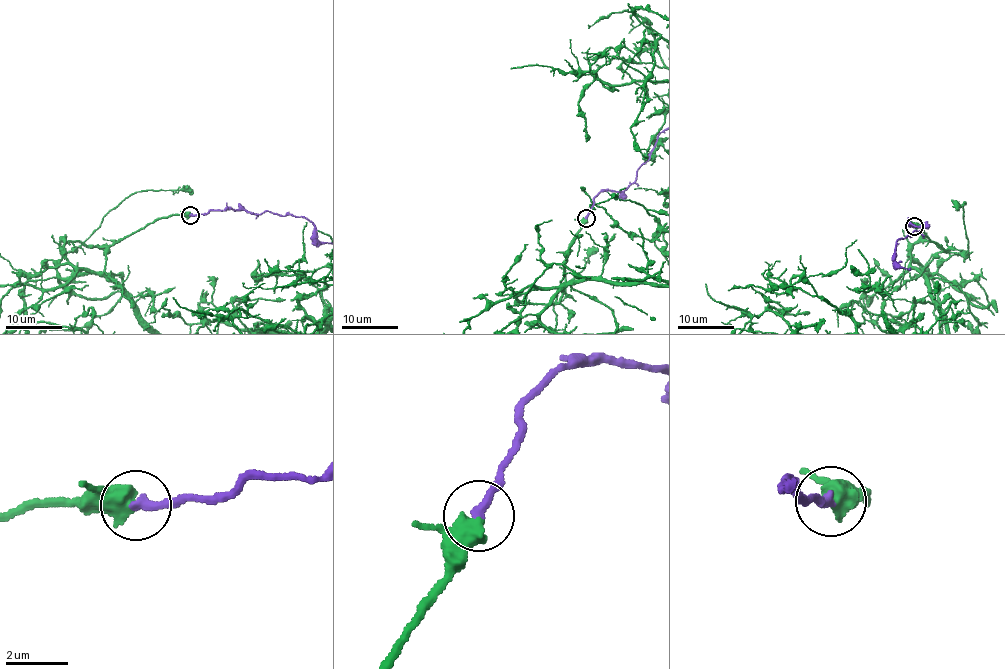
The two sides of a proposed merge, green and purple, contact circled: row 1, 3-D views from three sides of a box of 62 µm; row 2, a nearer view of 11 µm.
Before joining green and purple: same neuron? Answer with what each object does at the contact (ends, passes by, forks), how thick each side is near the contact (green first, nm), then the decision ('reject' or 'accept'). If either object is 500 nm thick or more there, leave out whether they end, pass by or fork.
calibres 750 and 320 nm; accept

